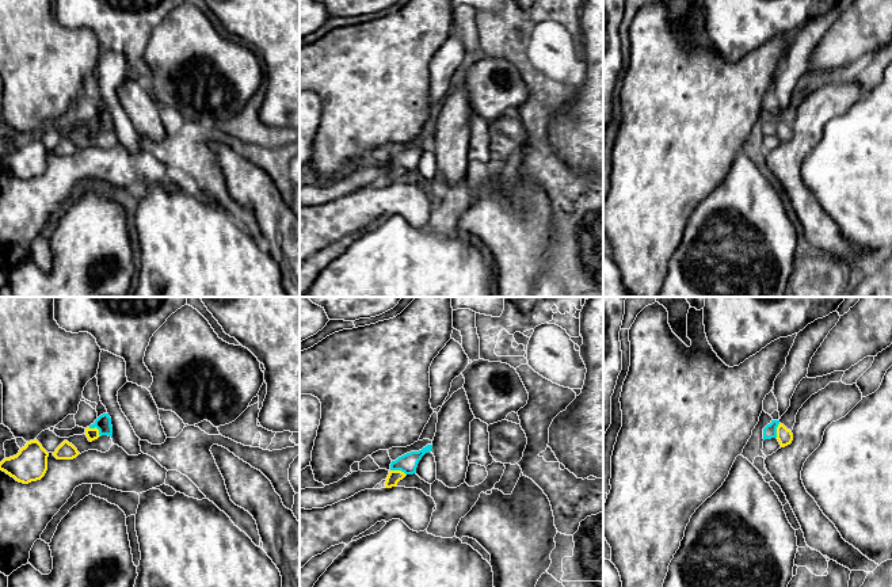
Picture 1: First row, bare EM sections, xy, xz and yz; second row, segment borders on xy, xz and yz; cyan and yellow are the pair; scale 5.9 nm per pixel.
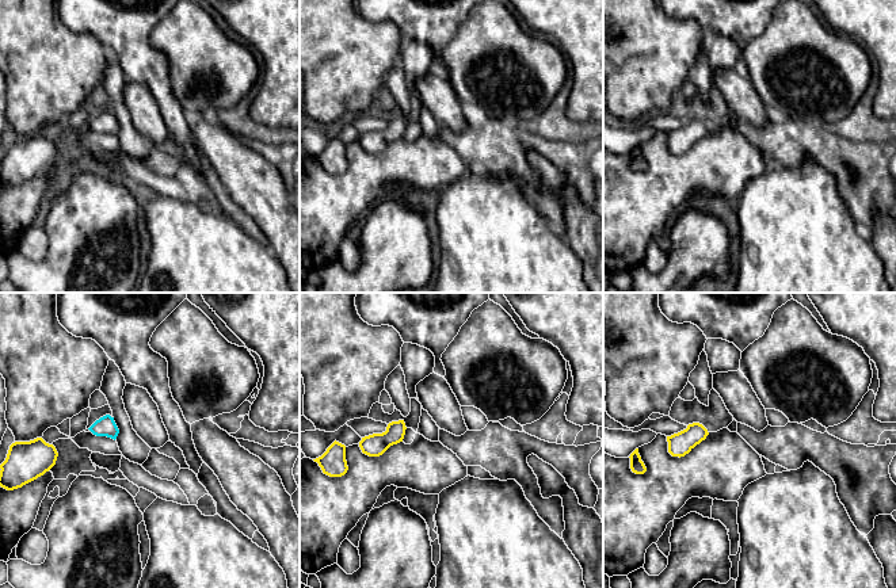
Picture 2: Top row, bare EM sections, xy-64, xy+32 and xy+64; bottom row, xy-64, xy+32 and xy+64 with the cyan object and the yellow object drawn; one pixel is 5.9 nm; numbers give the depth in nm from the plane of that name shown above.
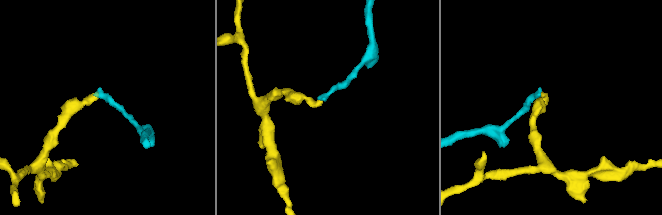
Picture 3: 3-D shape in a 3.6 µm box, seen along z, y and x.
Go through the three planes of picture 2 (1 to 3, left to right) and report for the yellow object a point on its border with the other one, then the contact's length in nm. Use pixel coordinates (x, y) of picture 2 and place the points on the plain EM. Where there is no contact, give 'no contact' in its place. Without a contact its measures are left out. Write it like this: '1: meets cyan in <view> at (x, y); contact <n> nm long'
1: no contact
2: no contact
3: no contact

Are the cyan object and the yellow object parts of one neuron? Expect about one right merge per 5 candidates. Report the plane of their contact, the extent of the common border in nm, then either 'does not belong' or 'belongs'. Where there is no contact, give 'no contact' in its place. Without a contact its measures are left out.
meets cyan in xy; contact 90 nm long; does not belong

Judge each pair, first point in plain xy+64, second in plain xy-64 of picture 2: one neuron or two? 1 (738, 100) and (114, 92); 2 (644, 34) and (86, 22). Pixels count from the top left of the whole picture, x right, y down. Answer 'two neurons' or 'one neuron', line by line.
1: two neurons
2: two neurons

